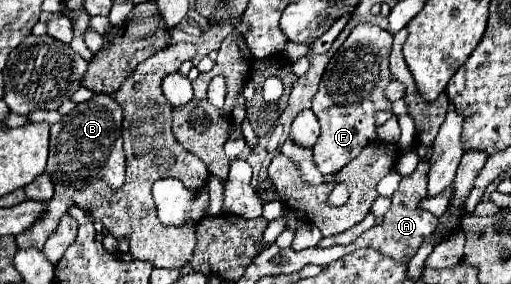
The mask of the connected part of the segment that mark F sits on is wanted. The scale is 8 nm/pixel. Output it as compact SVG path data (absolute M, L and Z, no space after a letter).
M360 23L344 45L336 51L314 95L312 111L320 121L322 133L314 145L314 161L324 175L338 173L372 141L376 141L376 111L390 111L392 103L384 97L386 85L392 81L388 71L388 55L392 49L392 35L370 23Z

